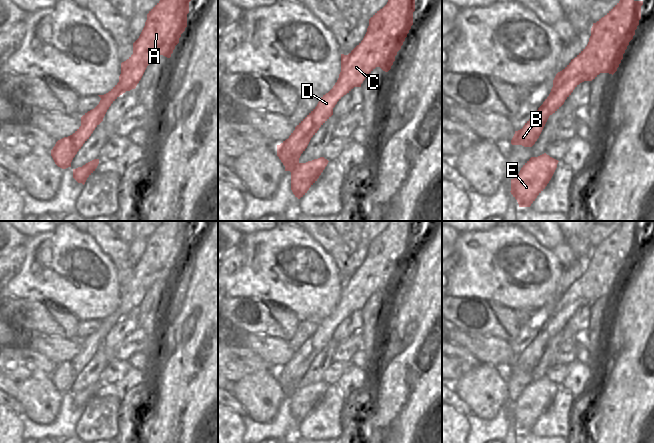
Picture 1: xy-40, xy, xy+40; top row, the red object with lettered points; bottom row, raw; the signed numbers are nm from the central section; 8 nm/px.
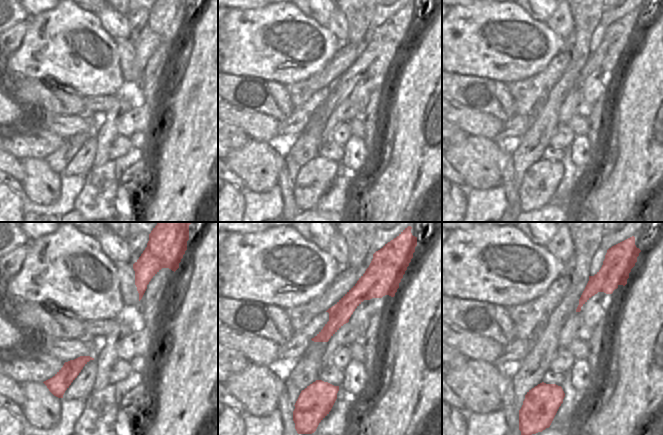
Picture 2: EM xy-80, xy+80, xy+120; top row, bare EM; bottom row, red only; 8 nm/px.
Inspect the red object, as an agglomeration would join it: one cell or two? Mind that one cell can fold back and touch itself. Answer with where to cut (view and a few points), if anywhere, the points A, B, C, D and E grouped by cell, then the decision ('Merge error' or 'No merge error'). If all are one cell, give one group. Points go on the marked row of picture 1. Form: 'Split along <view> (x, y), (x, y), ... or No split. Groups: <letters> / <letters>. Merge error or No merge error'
Split along xy (298, 162), (288, 170). Groups: A B C D / E. Merge error

